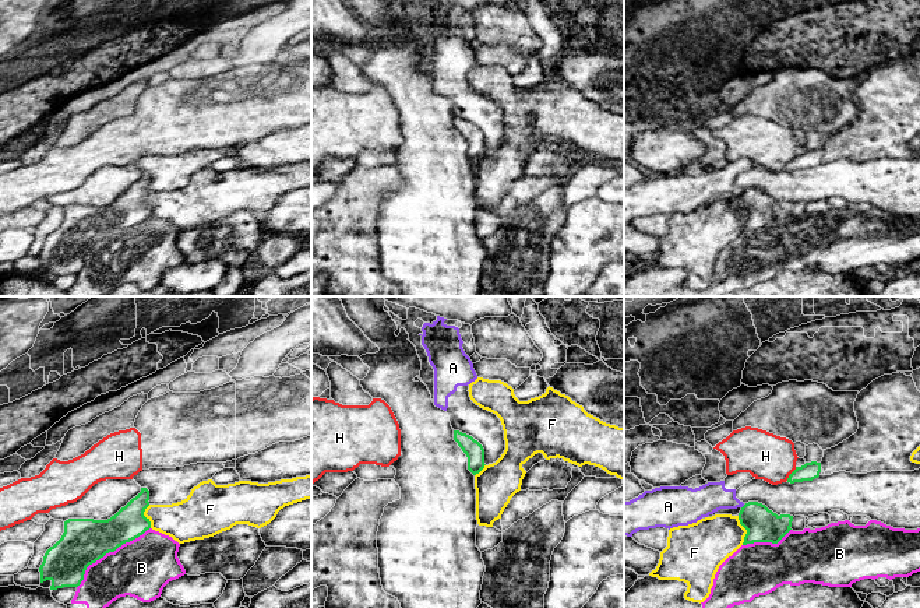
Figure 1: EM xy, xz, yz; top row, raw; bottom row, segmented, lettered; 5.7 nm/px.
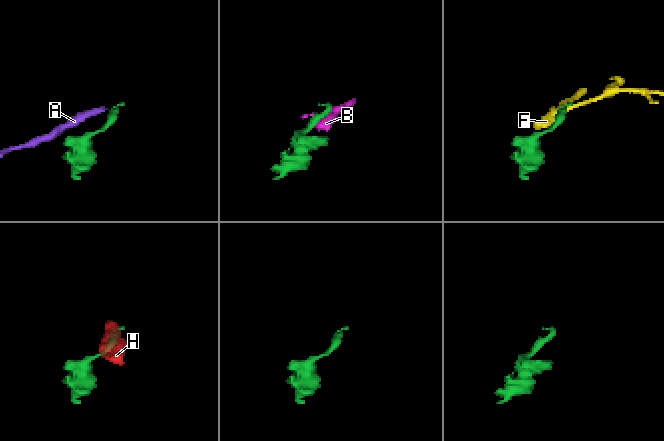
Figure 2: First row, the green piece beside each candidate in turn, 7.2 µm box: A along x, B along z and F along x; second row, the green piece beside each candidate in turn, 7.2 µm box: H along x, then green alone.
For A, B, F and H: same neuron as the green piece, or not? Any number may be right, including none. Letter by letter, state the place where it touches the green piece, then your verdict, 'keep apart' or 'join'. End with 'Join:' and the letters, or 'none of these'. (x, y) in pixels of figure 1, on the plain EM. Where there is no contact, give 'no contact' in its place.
A: contact yz (743, 193); keep apart
B: contact xy (108, 239); keep apart
F: contact yz (746, 215); keep apart
H: contact yz (790, 161); keep apart
Join: none of these

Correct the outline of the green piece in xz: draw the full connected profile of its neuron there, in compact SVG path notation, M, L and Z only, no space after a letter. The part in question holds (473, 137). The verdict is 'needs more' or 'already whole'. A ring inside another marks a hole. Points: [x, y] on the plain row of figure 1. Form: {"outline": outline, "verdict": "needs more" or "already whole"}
{"outline": "M454 117L454 127L468 144L468 157L476 162L484 155L484 136L472 123Z", "verdict": "already whole"}

